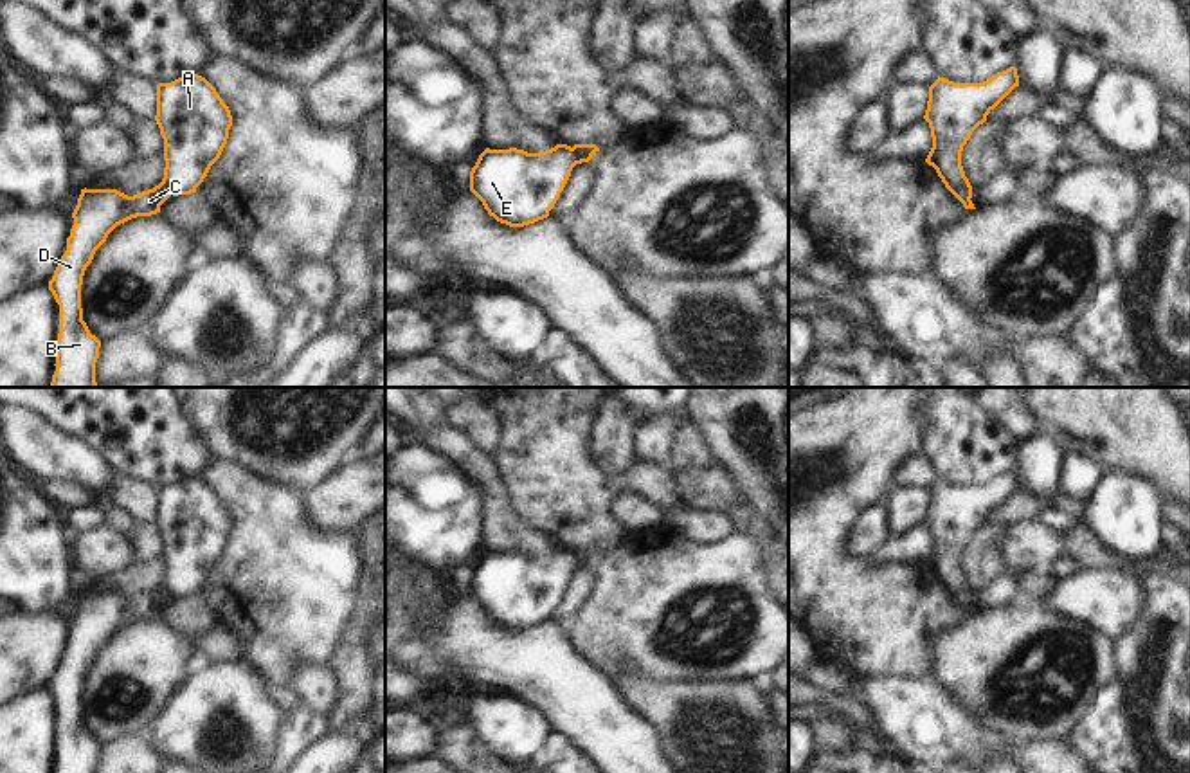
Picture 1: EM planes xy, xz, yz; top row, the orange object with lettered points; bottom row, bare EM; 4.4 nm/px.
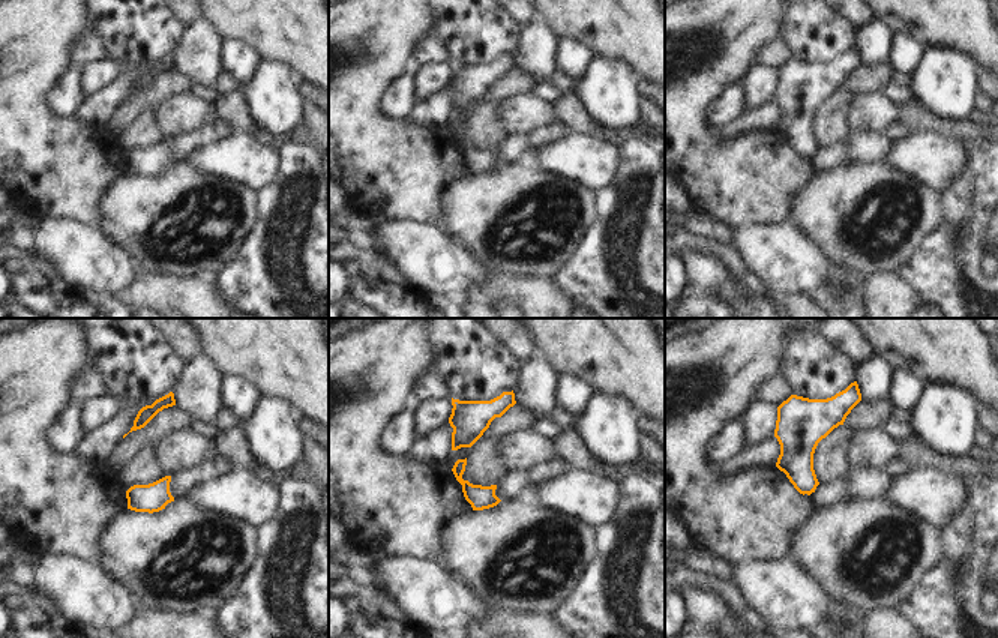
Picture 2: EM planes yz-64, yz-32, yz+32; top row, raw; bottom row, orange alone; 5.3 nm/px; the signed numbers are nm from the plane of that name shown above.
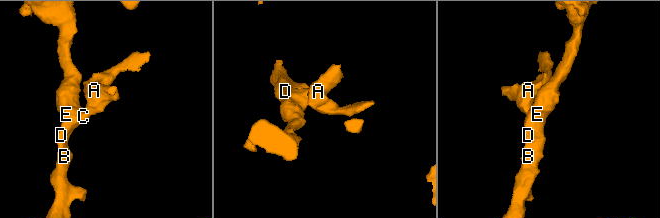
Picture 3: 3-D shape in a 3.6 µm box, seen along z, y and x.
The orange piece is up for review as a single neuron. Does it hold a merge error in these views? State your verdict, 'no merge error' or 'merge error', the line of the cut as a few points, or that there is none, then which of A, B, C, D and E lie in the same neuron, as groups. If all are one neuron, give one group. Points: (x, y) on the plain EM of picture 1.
merge error | yz (971, 590), (958, 591), (953, 597) | A / B C D E

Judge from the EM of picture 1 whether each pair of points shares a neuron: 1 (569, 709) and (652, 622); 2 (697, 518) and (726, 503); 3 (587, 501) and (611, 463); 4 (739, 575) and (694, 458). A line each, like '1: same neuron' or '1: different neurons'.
1: different neurons
2: different neurons
3: different neurons
4: different neurons

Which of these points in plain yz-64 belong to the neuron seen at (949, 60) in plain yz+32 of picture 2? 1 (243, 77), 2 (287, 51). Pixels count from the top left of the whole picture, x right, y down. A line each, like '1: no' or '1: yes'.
1: no
2: no

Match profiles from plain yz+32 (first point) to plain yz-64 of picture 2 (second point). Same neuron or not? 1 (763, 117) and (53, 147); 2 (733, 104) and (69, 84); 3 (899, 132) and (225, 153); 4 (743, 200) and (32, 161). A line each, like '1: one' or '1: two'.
1: two
2: one
3: two
4: one

